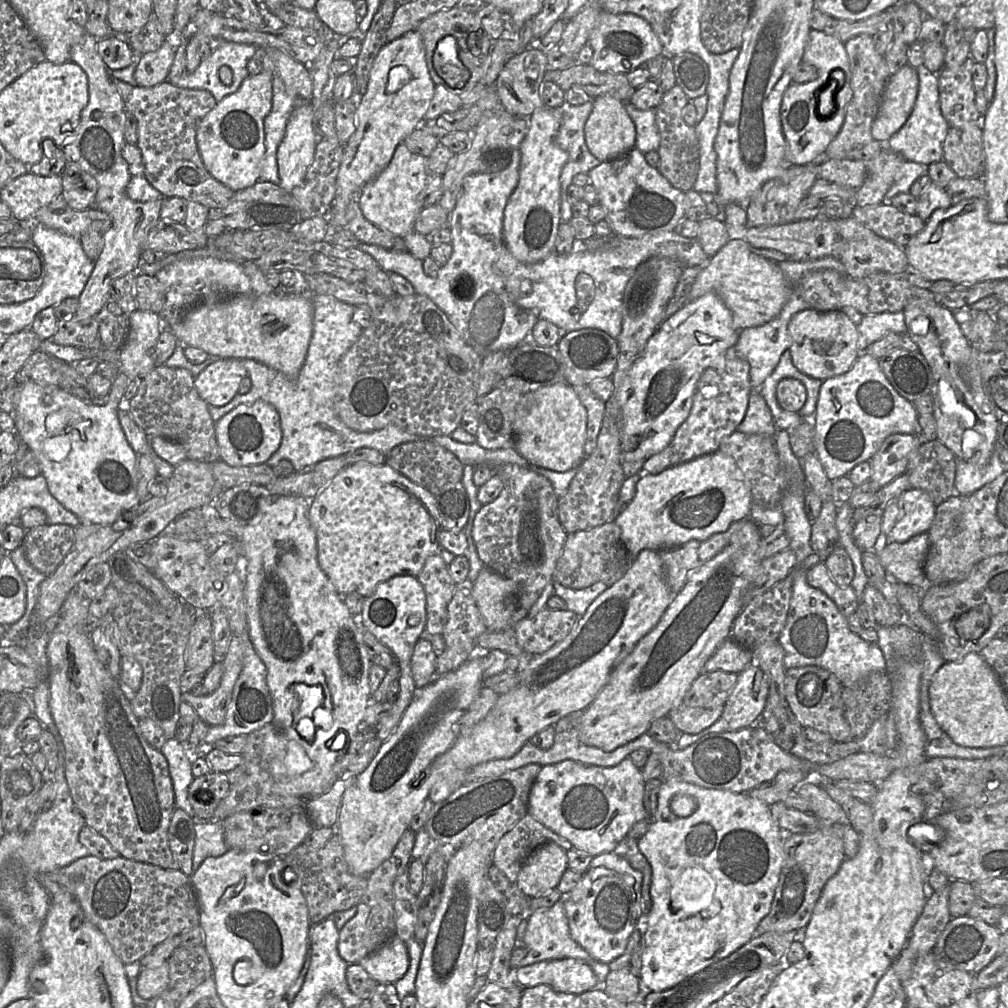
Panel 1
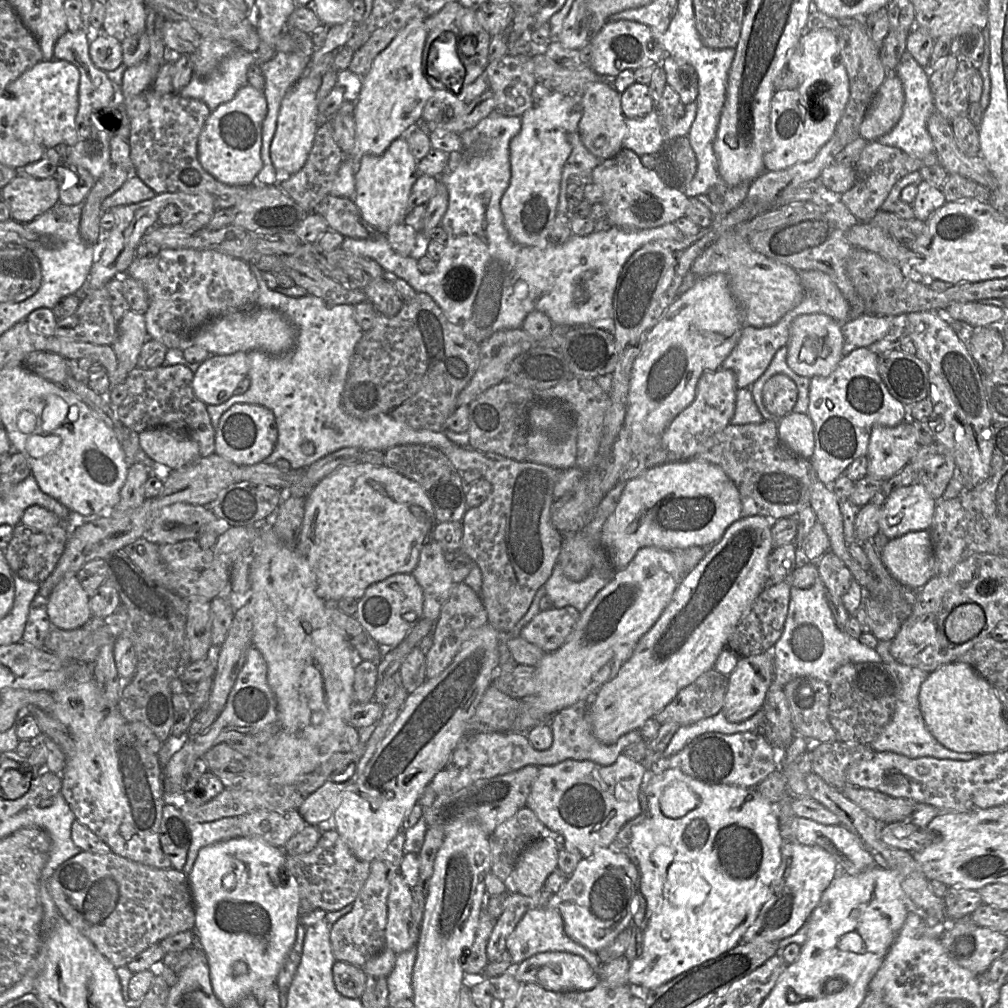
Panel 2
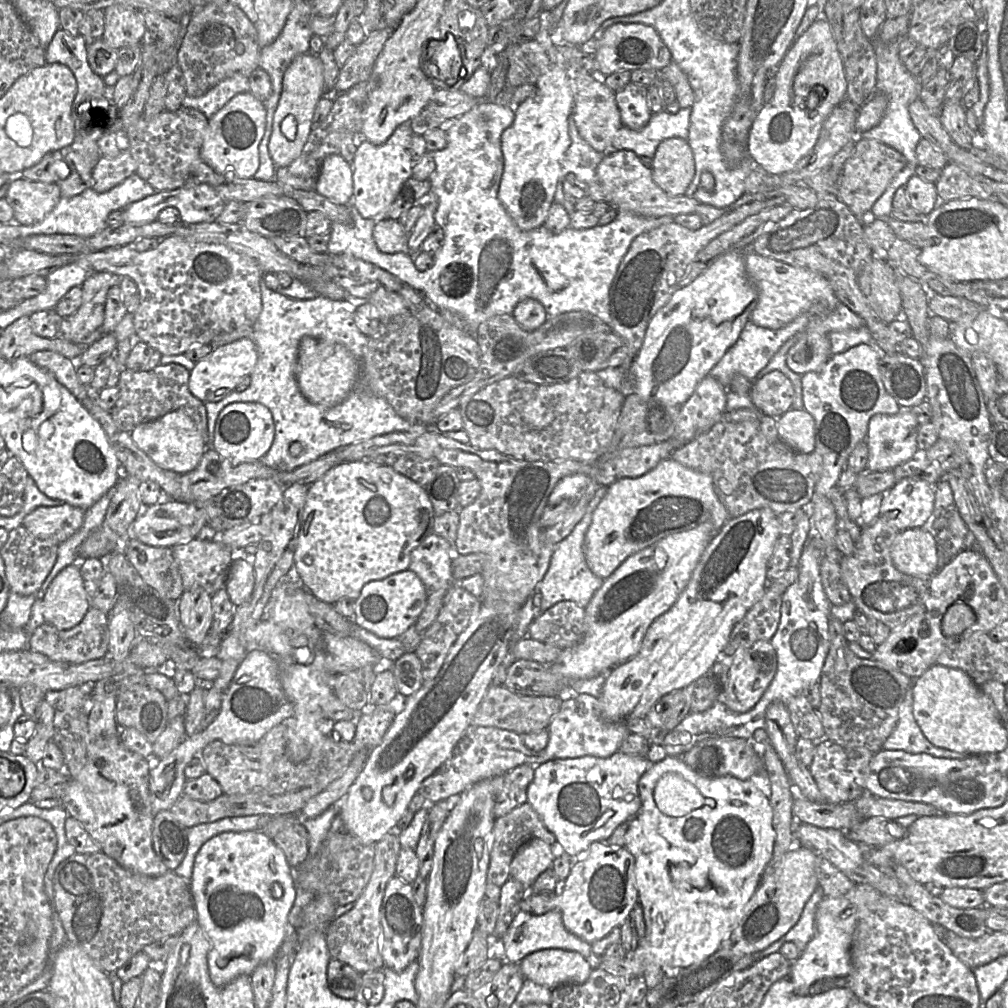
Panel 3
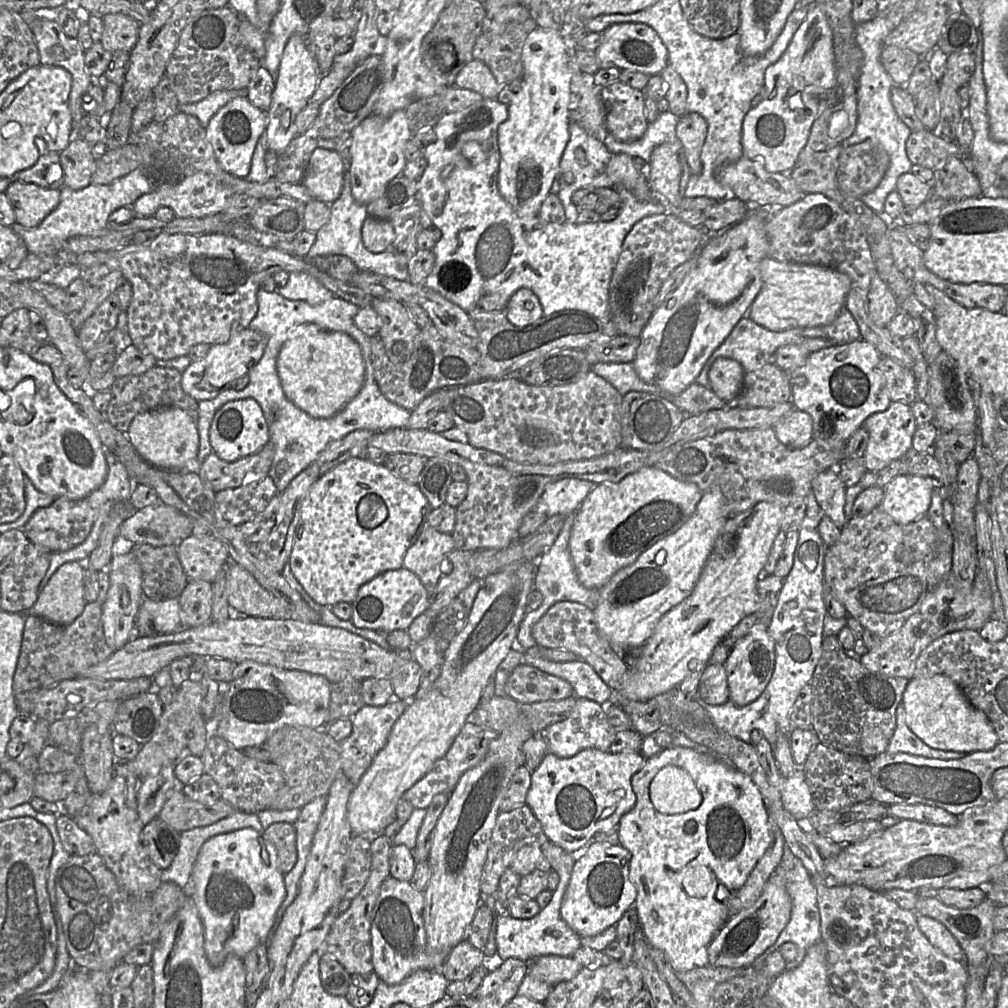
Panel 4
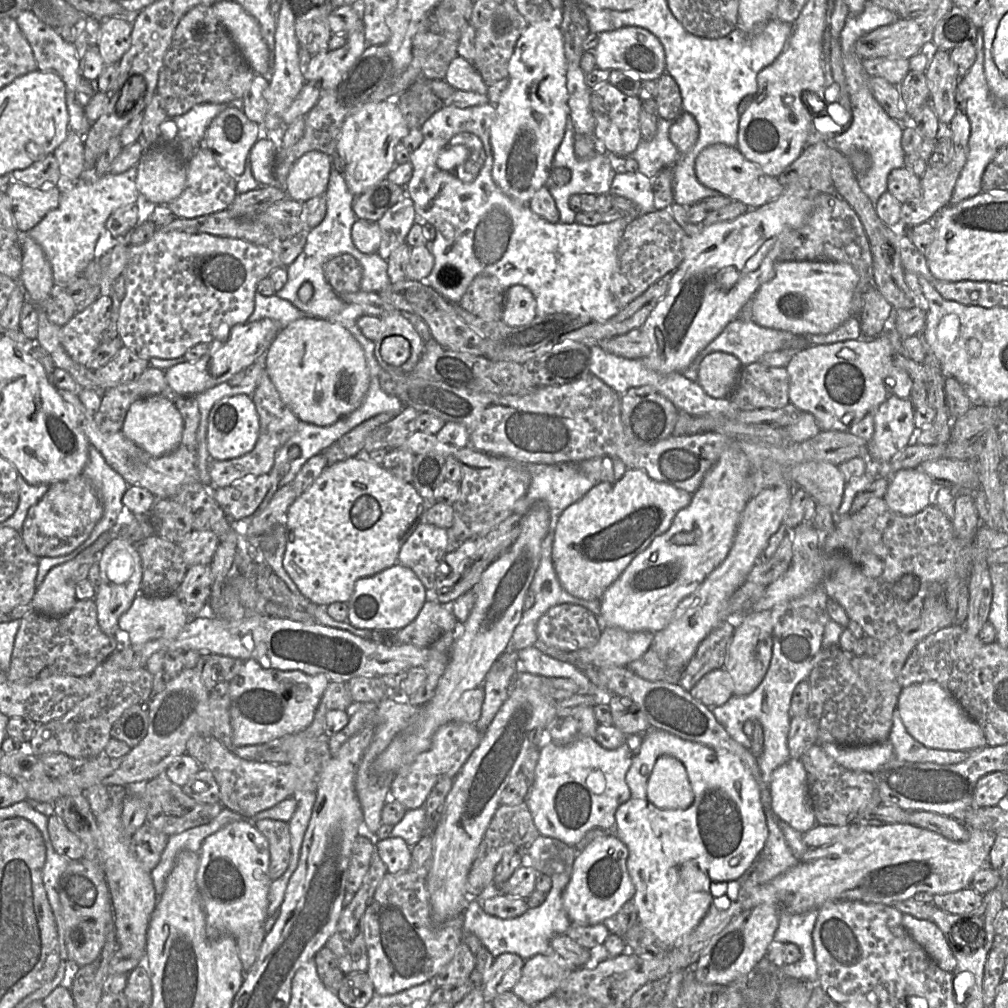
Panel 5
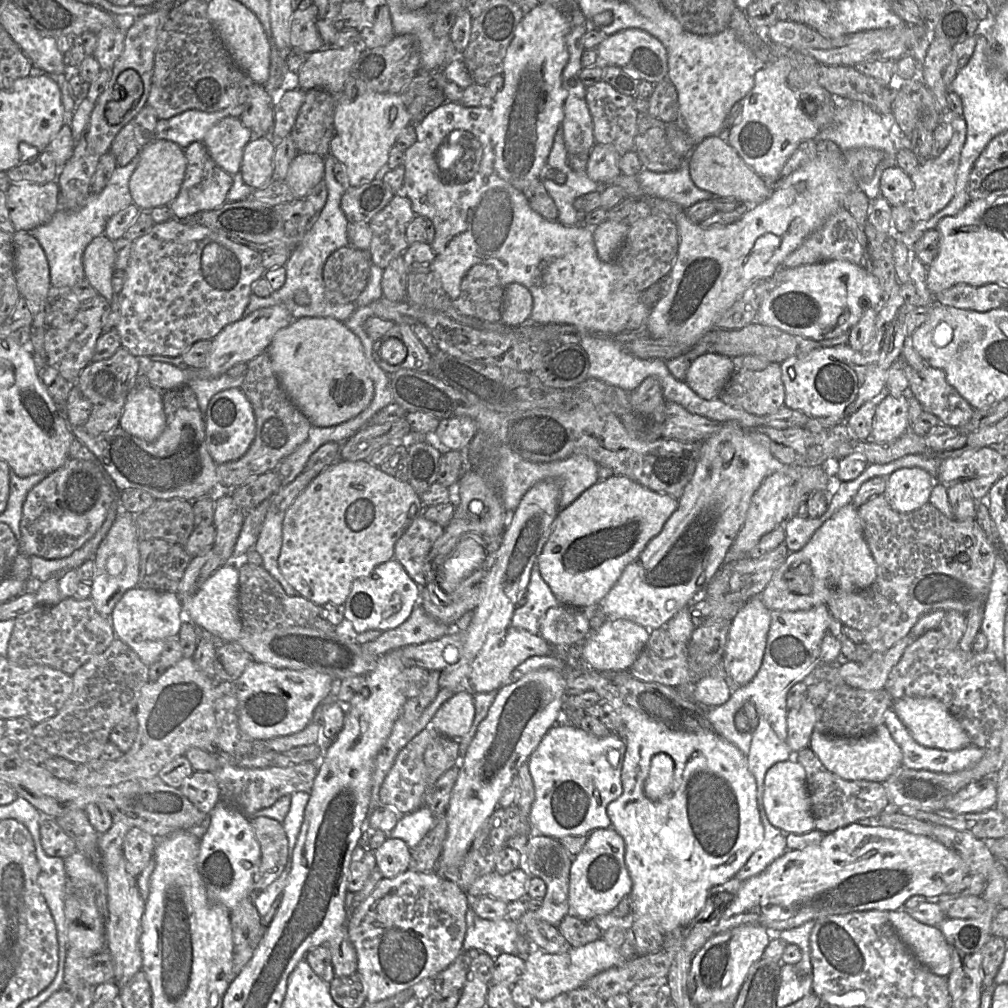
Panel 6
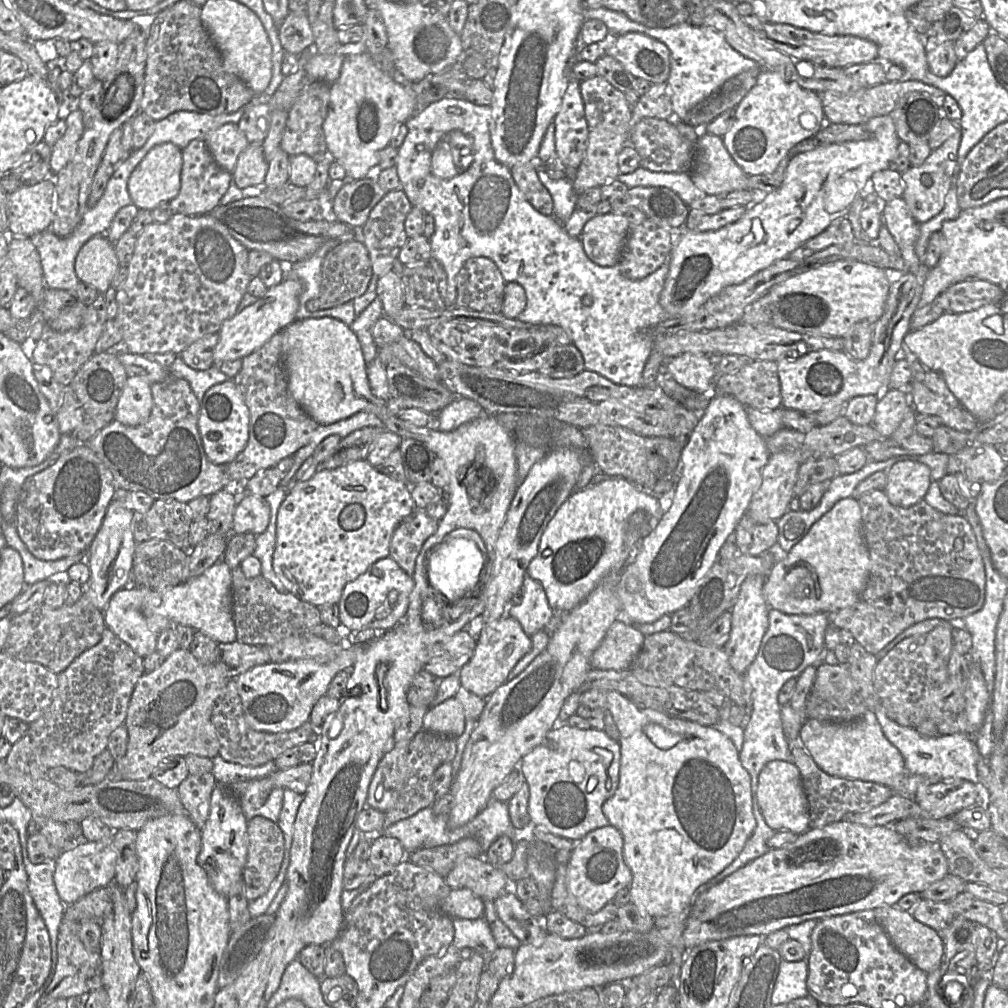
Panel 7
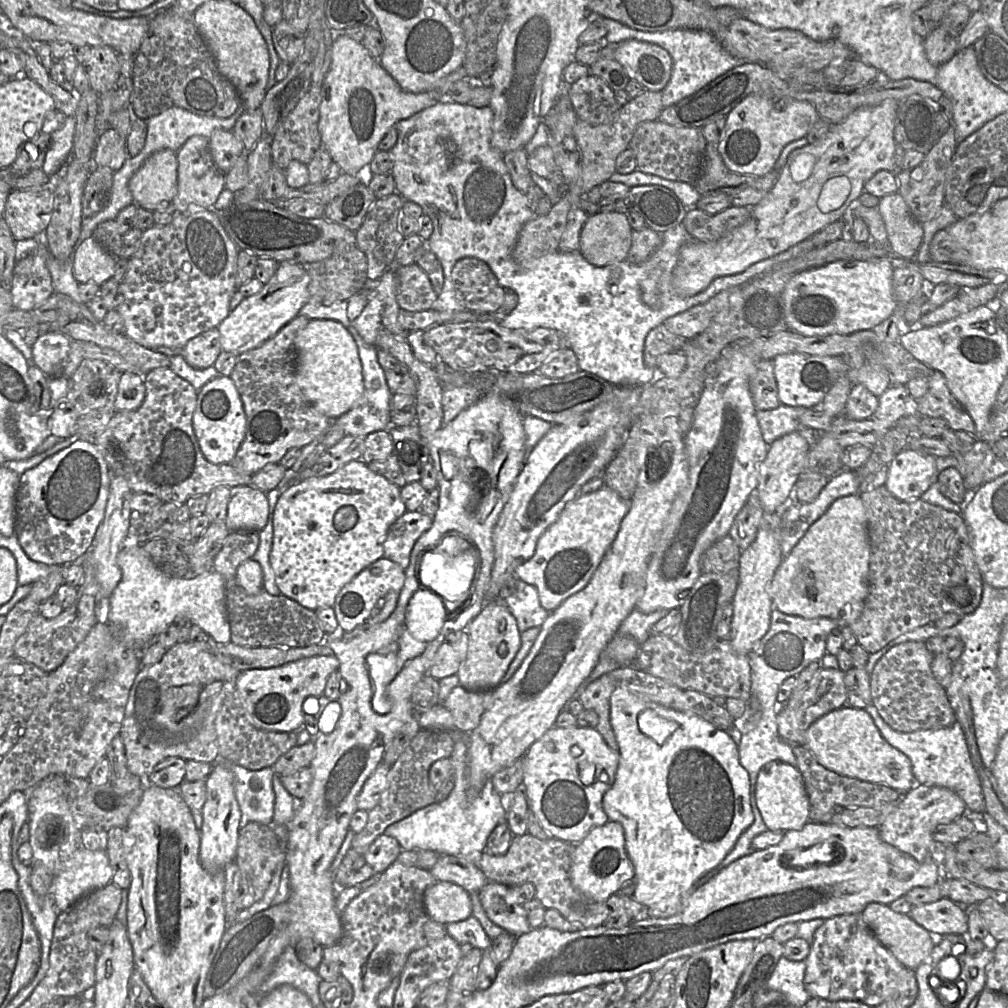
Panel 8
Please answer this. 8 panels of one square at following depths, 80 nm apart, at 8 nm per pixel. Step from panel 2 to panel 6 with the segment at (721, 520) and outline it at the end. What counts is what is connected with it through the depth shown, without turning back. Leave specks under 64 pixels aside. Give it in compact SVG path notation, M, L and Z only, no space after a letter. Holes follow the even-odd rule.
M612 475L597 481L570 505L561 508L536 562L542 578L549 585L560 605L582 609L601 603L626 566L634 561L649 541L660 533L678 504L678 499L671 495L653 491L627 476Z

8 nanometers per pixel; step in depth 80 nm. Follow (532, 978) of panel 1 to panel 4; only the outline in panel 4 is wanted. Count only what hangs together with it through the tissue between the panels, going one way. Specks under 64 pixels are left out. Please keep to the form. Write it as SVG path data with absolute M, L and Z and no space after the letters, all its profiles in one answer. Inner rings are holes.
M546 955L534 958L527 963L529 974L552 987L573 979L583 968L572 956Z

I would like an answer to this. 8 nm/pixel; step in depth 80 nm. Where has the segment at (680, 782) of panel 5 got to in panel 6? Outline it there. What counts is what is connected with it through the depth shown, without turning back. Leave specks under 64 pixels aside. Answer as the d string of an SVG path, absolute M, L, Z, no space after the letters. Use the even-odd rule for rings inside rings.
M666 754L655 755L650 764L650 771L645 783L645 794L653 801L667 798L674 783L674 762Z

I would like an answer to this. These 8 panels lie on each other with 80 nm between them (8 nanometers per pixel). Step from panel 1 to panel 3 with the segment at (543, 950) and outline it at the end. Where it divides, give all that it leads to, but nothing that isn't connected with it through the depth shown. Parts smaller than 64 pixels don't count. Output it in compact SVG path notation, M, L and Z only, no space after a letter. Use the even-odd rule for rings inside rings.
M551 910L542 915L533 915L520 911L511 922L508 930L501 938L504 947L505 962L520 964L528 955L546 949L573 951L588 958L593 952L591 944L577 937L564 926L562 915L558 910Z

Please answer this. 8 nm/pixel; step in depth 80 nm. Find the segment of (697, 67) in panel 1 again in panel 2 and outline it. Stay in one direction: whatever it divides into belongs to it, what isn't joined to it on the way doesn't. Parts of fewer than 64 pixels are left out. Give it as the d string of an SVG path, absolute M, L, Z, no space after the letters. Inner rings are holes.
M667 55L660 64L665 73L667 84L679 94L680 102L690 104L697 99L698 75L695 68L684 61Z

